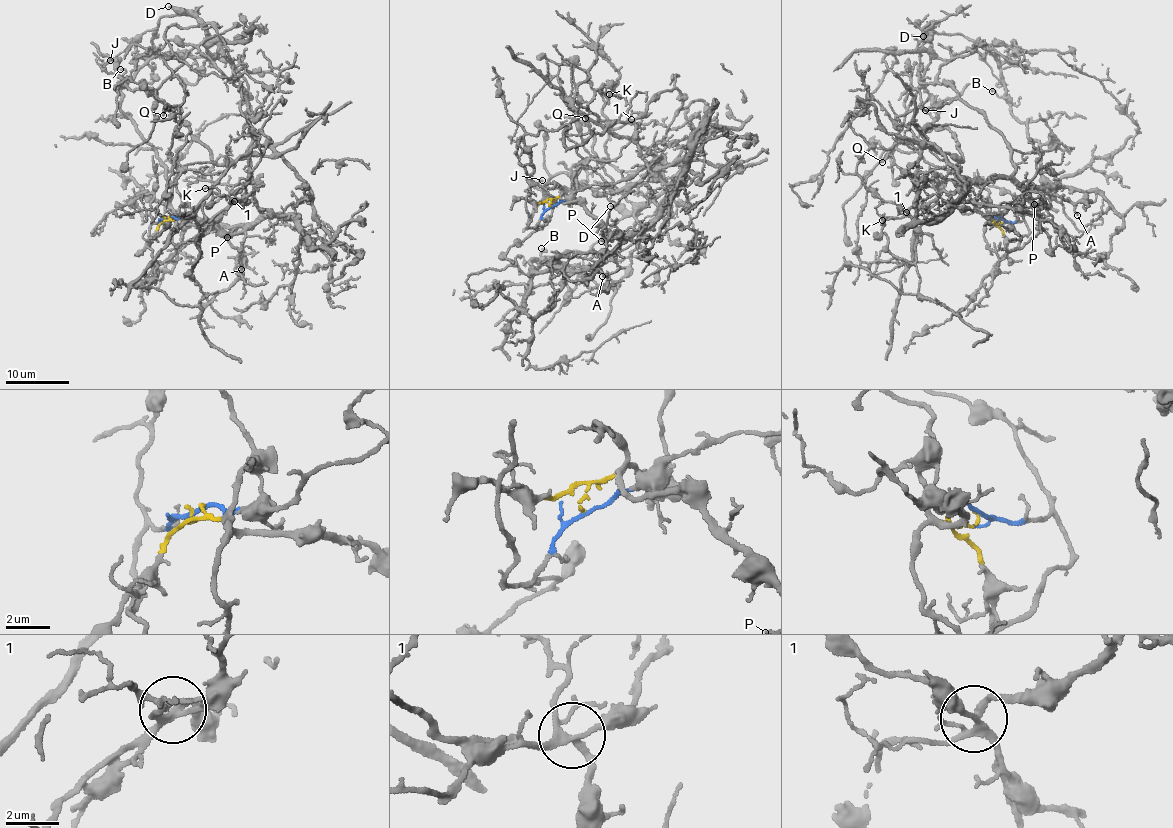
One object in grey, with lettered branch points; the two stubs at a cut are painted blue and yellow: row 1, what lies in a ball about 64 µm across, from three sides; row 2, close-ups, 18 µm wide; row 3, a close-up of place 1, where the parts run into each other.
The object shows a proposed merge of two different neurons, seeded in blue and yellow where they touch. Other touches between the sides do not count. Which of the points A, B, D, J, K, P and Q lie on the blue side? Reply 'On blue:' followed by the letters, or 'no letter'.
On blue: no letter

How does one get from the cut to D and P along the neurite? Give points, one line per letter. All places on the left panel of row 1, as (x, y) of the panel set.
D: (165, 218), (232, 234), (250, 227), (260, 211), (245, 95), (193, 48), (207, 39), (207, 28), (168, 6)
P: (165, 218), (181, 225), (193, 224), (233, 236), (237, 234), (227, 238)

